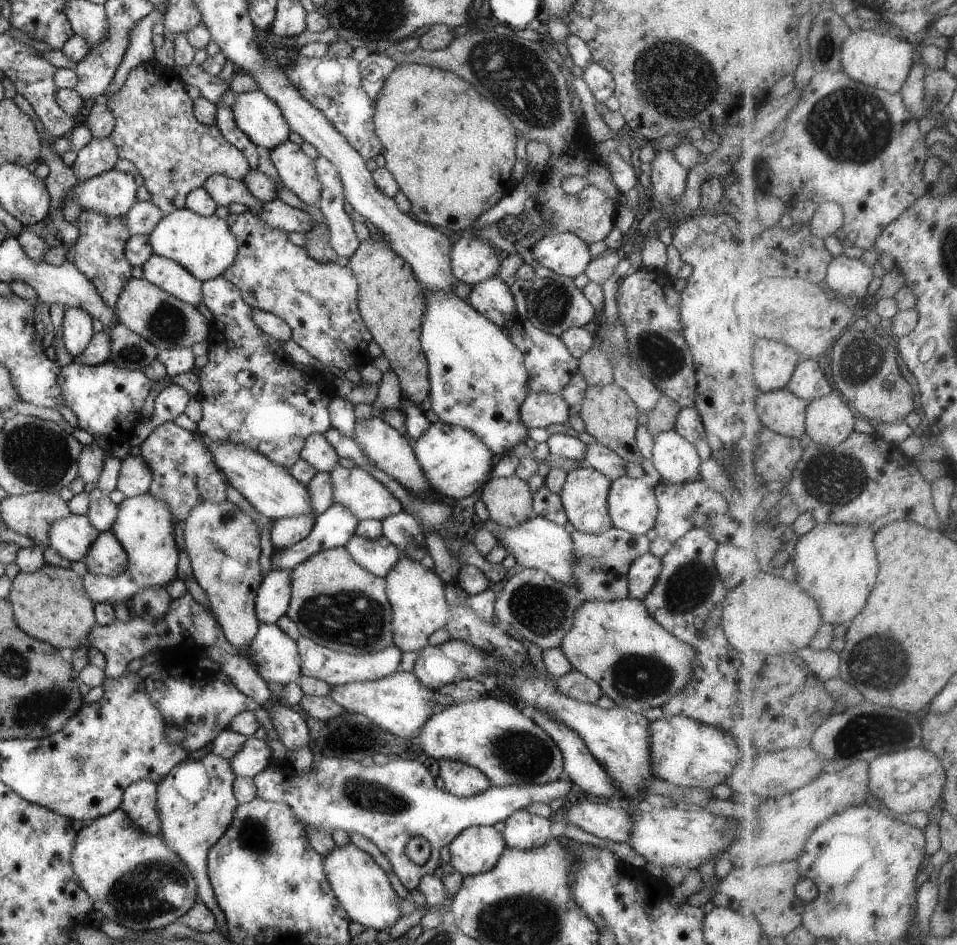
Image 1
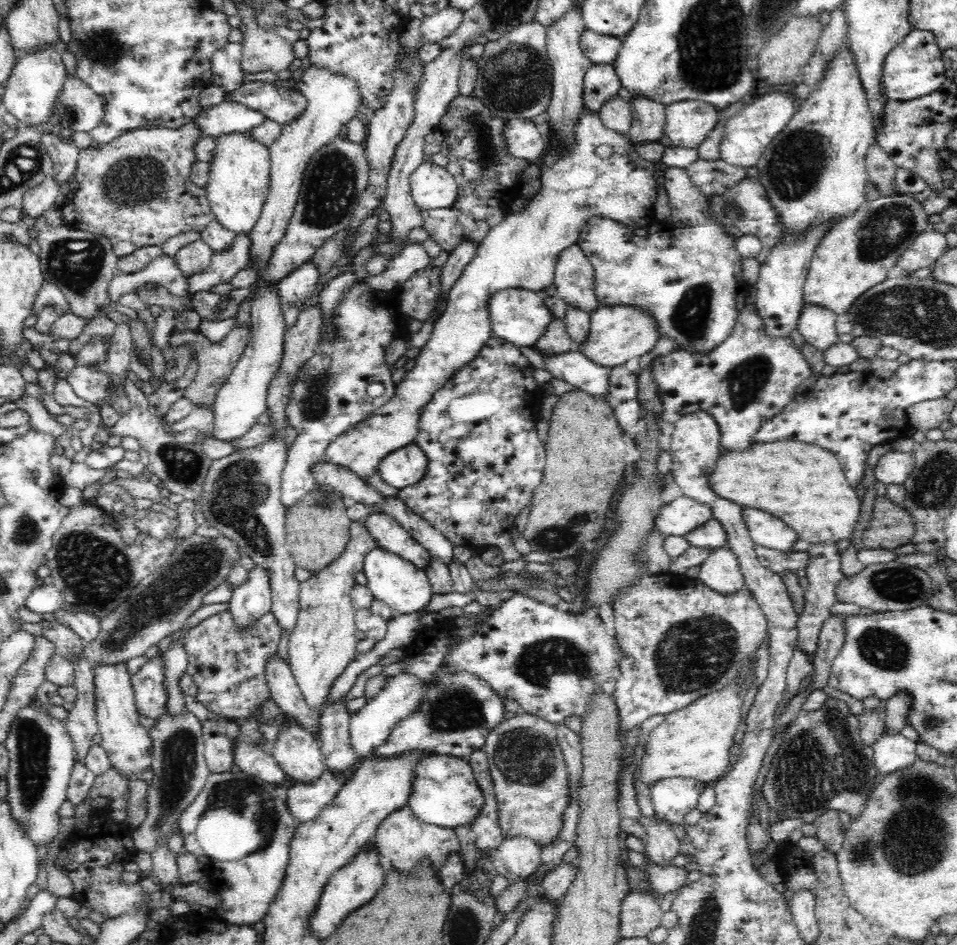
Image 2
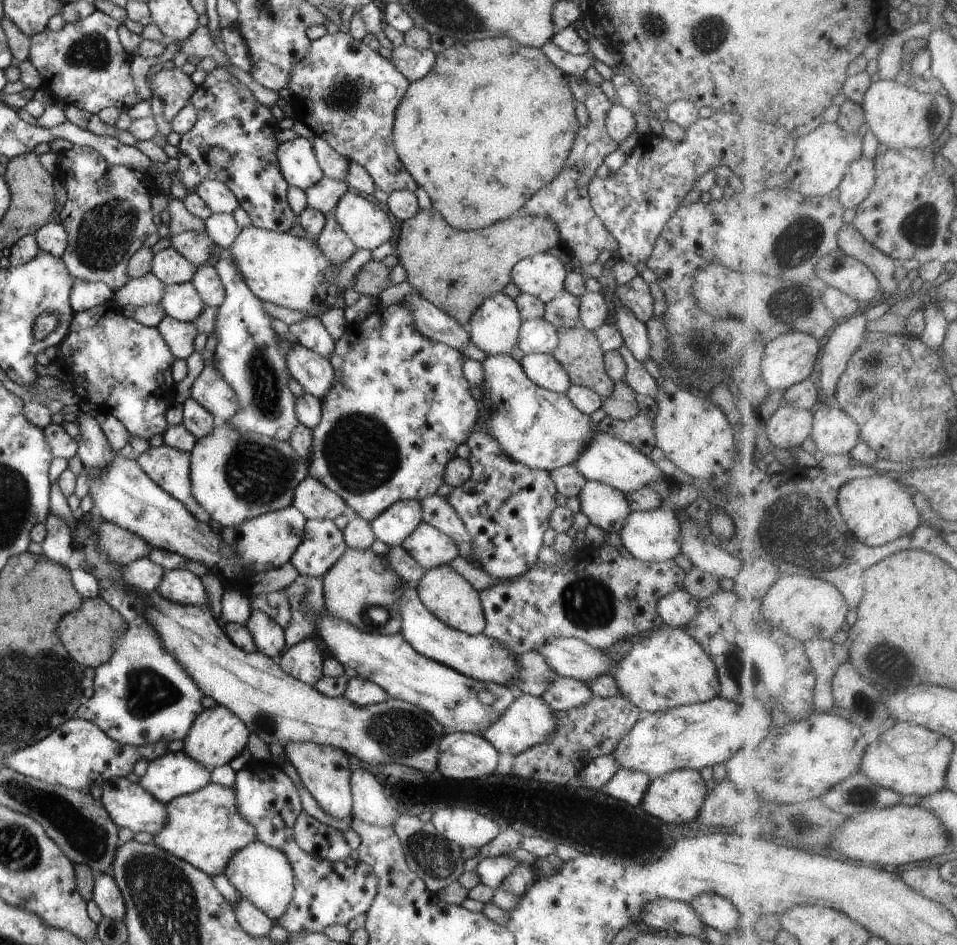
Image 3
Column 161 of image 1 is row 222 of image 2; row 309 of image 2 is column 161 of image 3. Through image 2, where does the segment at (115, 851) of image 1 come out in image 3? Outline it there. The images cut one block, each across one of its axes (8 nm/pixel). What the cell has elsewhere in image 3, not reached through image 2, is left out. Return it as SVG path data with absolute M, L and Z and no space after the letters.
M211 782L192 794L174 798L166 804L166 810L168 818L162 830L153 834L153 843L208 876L225 874L232 855L258 841L254 826L246 822L236 808L236 790L232 786L220 786Z

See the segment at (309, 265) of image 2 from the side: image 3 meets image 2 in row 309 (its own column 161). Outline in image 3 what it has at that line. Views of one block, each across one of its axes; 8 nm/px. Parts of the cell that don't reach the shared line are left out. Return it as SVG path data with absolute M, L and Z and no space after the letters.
M192 282L165 285L161 304L166 315L176 320L190 322L194 322L194 318L206 308Z

